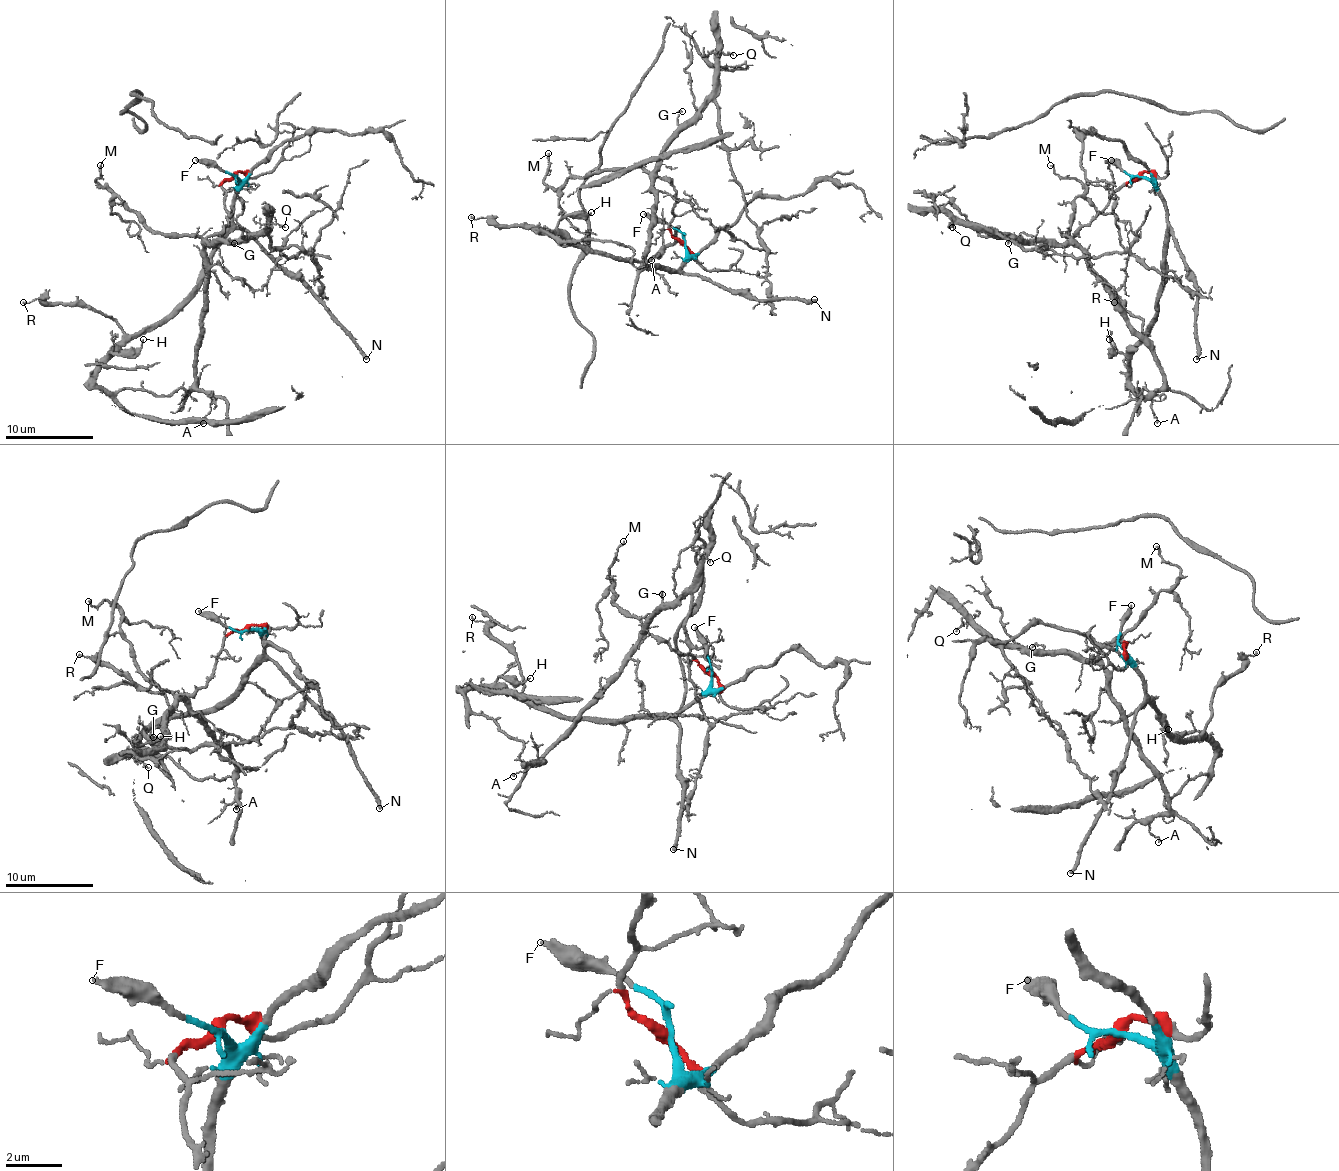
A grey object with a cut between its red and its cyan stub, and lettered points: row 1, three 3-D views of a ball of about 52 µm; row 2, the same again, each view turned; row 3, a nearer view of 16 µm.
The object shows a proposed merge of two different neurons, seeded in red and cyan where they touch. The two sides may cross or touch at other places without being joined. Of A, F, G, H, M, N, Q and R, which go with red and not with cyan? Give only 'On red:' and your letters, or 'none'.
On red: A, G, M, Q

